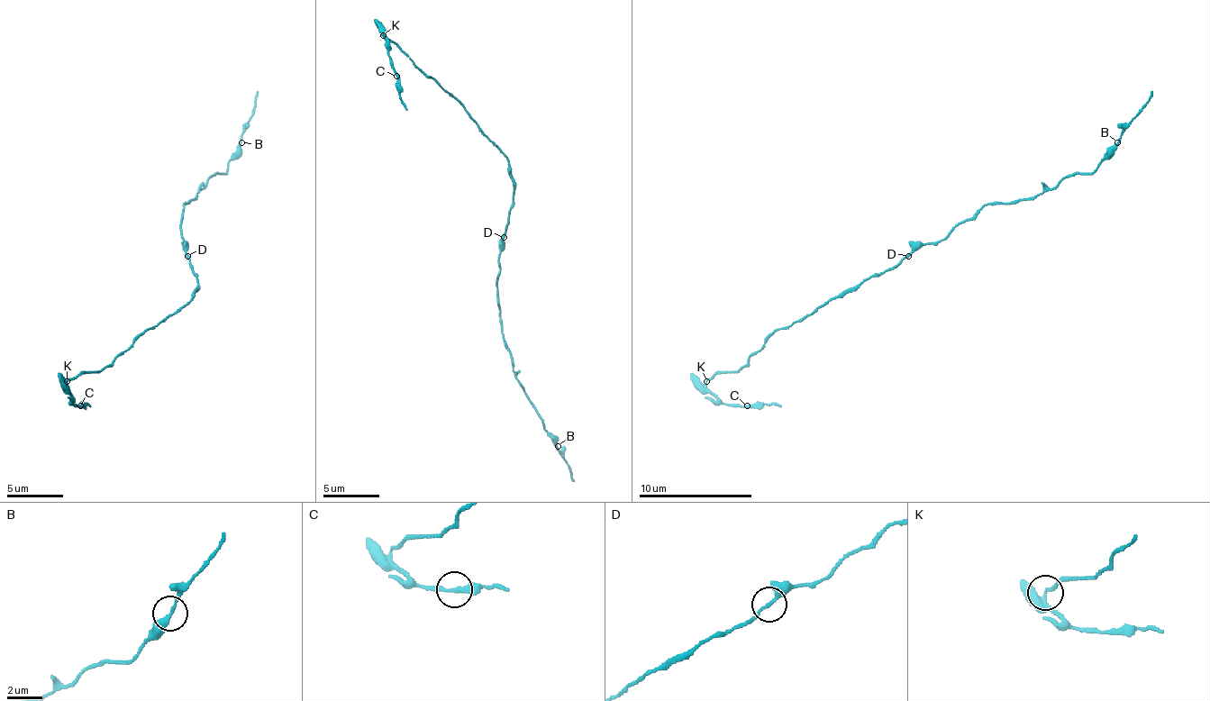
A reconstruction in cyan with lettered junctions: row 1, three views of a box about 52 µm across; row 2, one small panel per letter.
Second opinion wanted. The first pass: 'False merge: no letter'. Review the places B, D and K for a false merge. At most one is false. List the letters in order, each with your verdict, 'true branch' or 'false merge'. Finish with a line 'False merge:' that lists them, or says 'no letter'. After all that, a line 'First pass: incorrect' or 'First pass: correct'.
B: true branch
D: true branch
K: false merge
False merge: K
First pass: incorrect

